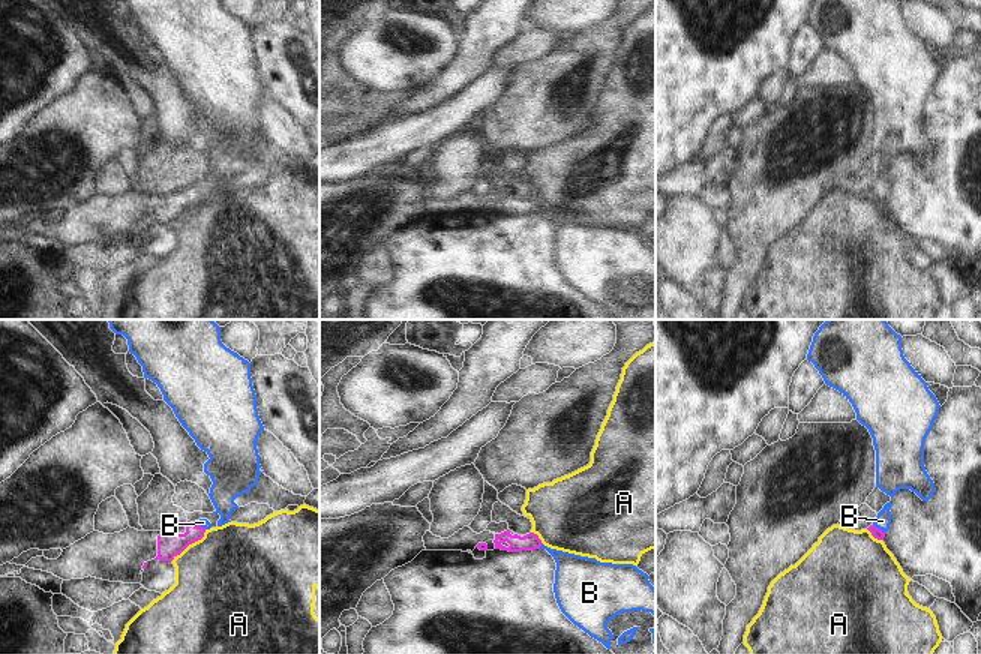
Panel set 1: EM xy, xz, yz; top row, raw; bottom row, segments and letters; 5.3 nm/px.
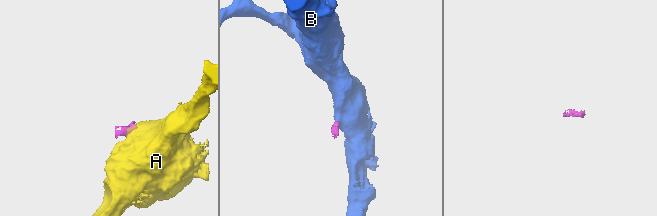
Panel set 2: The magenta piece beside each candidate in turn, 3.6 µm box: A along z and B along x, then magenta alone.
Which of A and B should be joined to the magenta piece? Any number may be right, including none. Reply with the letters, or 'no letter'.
B

